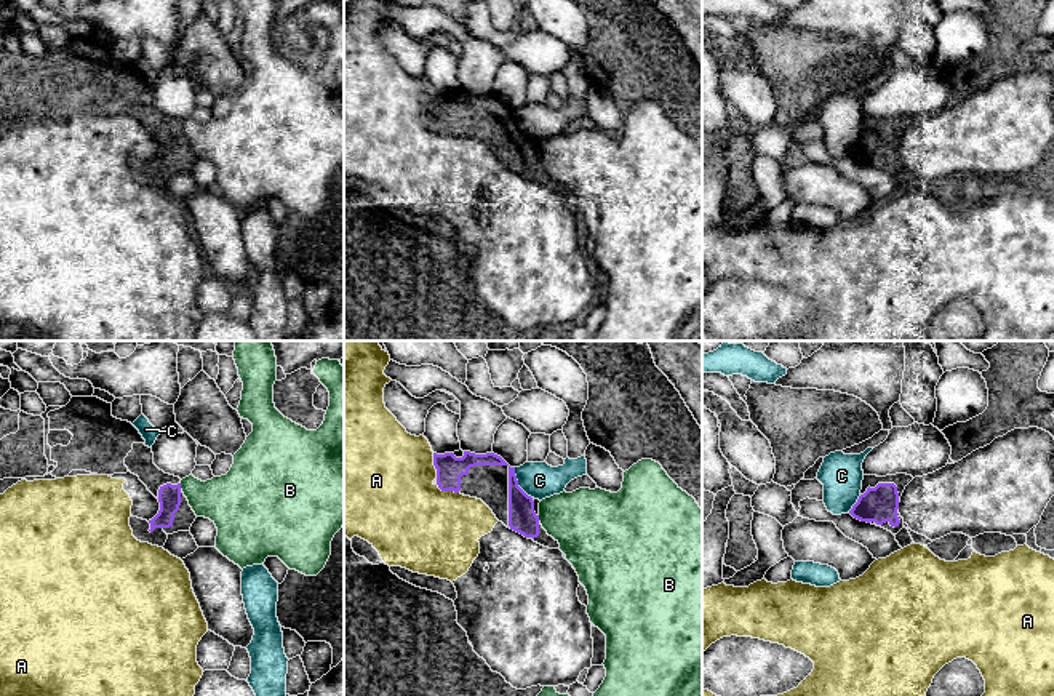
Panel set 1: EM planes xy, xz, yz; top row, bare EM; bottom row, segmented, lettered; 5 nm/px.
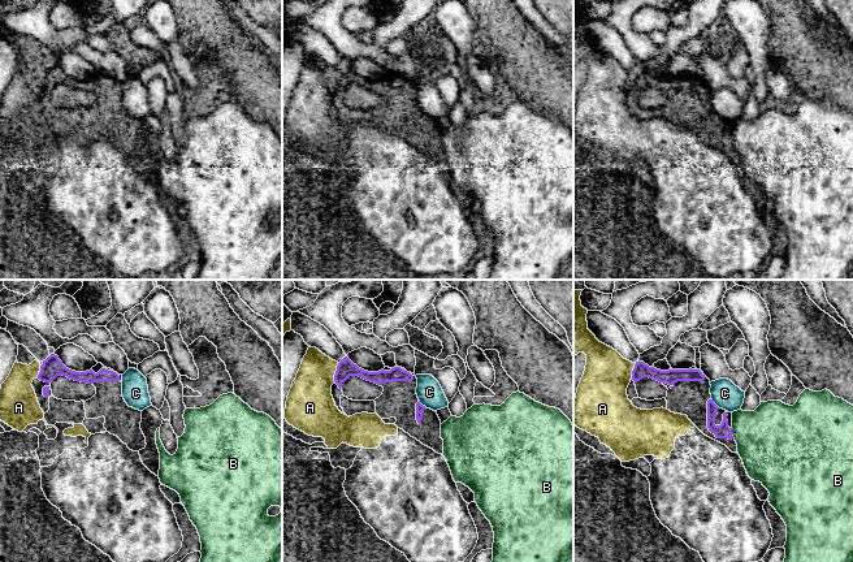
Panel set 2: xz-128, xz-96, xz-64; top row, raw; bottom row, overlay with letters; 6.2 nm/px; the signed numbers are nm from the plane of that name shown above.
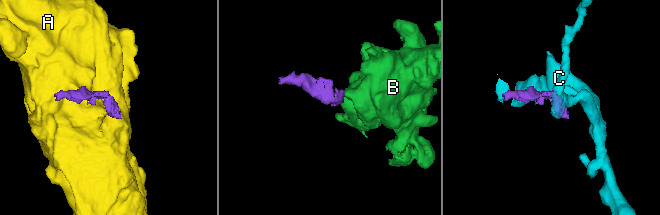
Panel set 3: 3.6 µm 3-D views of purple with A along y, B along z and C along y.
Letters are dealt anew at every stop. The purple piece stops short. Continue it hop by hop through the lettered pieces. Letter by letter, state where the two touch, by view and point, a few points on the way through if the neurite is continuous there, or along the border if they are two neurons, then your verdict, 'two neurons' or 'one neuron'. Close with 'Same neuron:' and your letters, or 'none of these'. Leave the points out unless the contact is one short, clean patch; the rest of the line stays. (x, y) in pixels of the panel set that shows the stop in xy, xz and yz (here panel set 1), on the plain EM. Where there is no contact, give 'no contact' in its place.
A: xz (437, 122) | two neurons
B: xy (179, 128) | along xy (179, 125), (181, 130) | two neurons
C: xz (517, 125) | along xz (514, 109), (517, 125), (531, 140) | two neurons
Same neuron: none of these

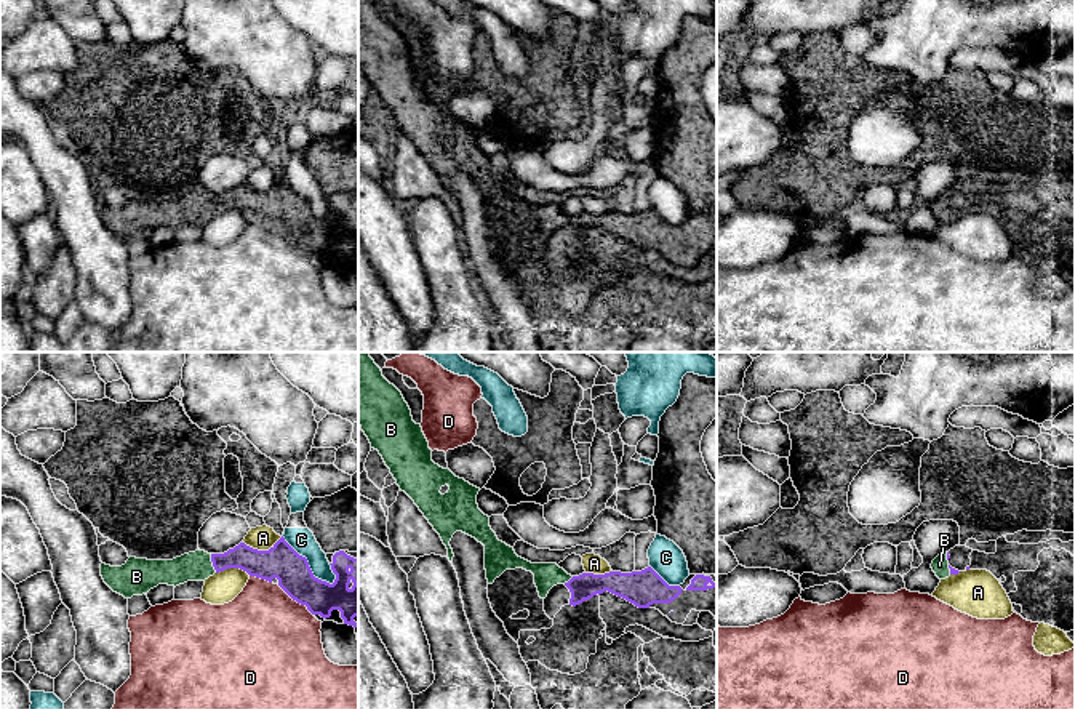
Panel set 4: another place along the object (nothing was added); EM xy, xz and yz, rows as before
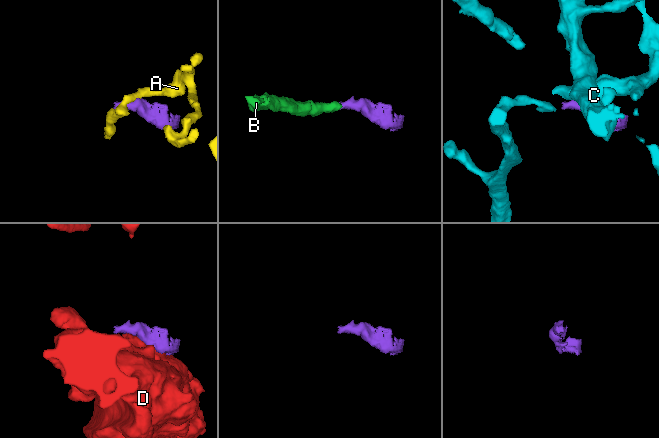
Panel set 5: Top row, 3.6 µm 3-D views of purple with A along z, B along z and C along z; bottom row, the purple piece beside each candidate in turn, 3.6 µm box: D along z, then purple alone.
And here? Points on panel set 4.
A: xy (263, 192) | along xy (282, 178), (267, 191), (253, 191), (243, 184) | two neurons
B: xy (213, 205) | across xy (263, 205), (251, 202), (213, 205), (197, 207) | one neuron
C: xy (307, 207) | along xy (282, 178), (306, 200), (315, 218), (330, 224), (335, 223) | two neurons
D: xy (296, 242) | two neurons
Same neuron: B

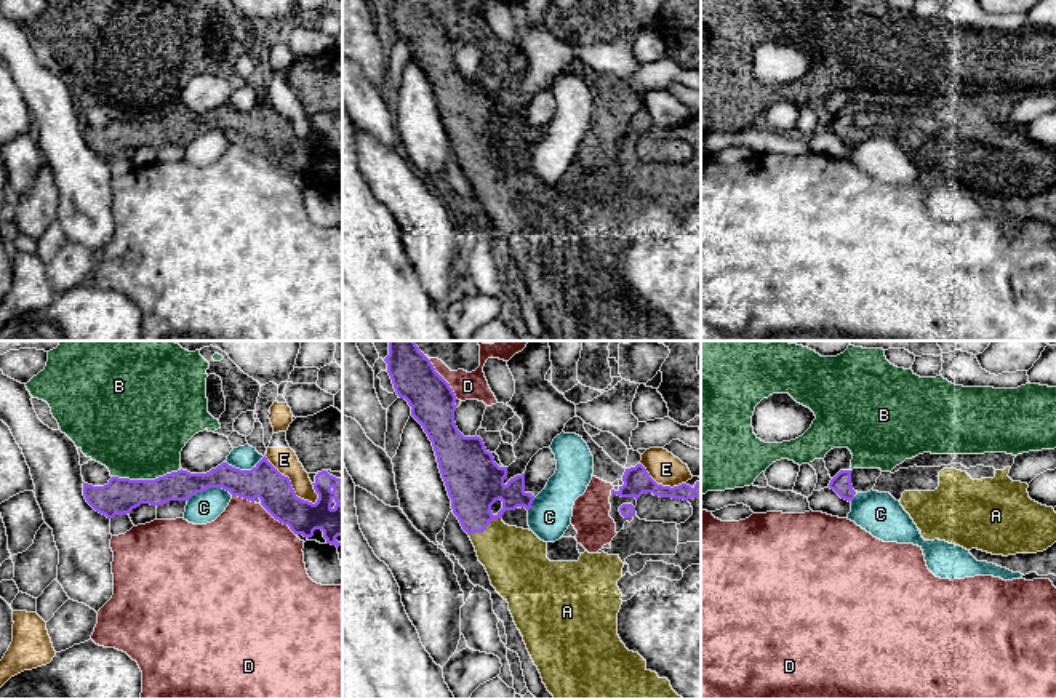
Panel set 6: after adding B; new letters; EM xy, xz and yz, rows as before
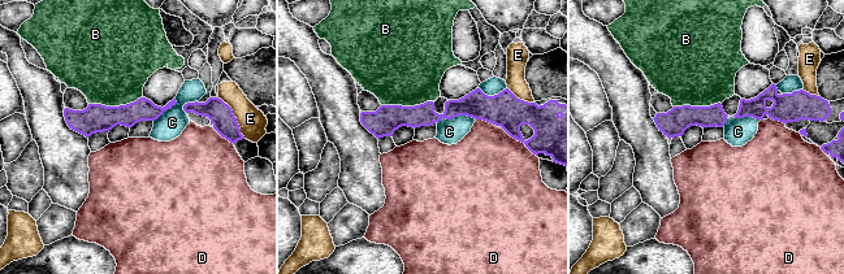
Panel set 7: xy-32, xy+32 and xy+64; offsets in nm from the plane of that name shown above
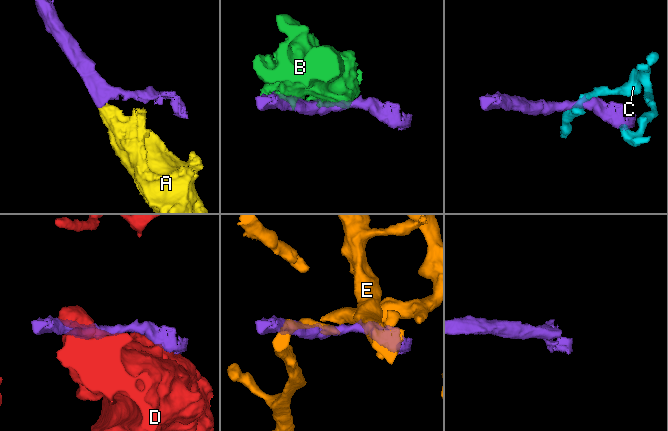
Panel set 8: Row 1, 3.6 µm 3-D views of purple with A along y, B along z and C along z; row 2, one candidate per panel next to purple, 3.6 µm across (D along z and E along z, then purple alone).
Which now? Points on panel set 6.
A: xz (485, 170) | across xz (474, 123), (474, 155), (485, 170), (516, 202) | one neuron
B: xy (146, 122) | two neurons
C: xy (208, 130) | along xy (232, 136), (221, 130), (207, 130), (186, 141) | two neurons
D: xz (444, 21) | two neurons
E: xy (290, 127) | along xy (264, 98), (288, 120), (298, 138), (312, 144), (317, 143) | two neurons
Same neuron: A

